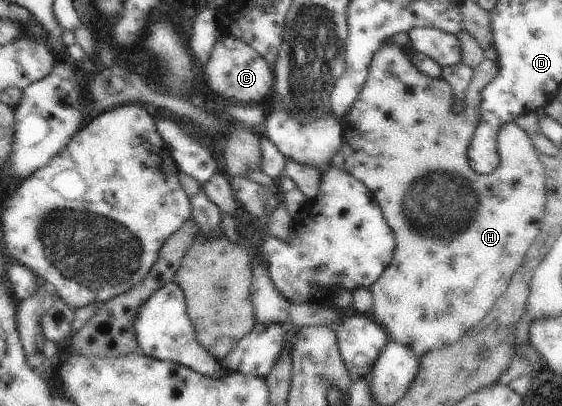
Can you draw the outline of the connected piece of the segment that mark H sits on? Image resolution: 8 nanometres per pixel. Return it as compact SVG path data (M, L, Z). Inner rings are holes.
M385 41L373 54L366 82L353 104L353 109L341 121L342 128L344 129L341 147L344 157L343 169L373 192L375 199L381 206L387 225L391 227L396 237L393 259L369 289L374 299L374 314L372 317L385 329L389 339L412 347L419 359L431 350L438 350L443 346L454 344L489 313L493 304L503 295L516 269L524 263L528 249L535 241L537 235L539 235L541 229L546 206L546 175L540 160L541 153L535 149L533 142L523 129L515 122L509 122L501 126L497 140L500 162L493 173L478 174L469 165L468 147L481 121L480 105L482 102L482 91L497 77L497 74L498 62L489 61L485 57L481 61L481 67L479 67L479 81L473 81L465 90L464 101L461 105L463 113L455 113L454 109L457 105L449 83L442 78L432 78L421 73L411 63L410 56L406 54L404 48Z

